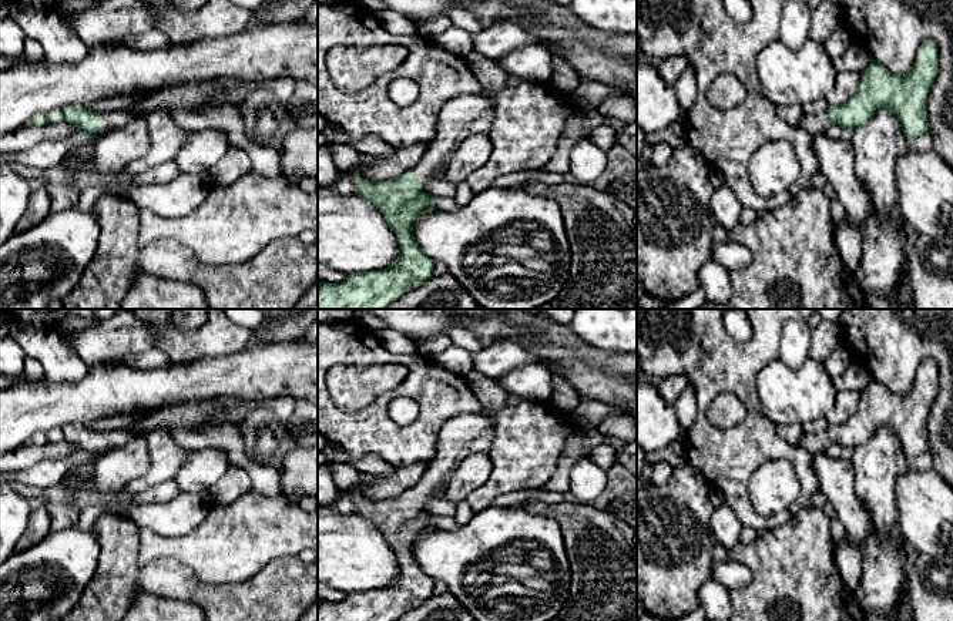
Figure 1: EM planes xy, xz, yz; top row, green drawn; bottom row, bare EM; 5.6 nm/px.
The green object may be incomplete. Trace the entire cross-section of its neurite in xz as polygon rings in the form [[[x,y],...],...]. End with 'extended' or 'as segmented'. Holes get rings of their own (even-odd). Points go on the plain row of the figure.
[[[472,370],[466,376],[480,402],[476,413],[460,413],[446,422],[437,436],[436,459],[419,483],[396,497],[369,500],[355,496],[356,514],[372,521],[399,561],[396,581],[380,590],[346,594],[340,602],[322,601],[318,621],[393,621],[433,594],[434,581],[413,555],[415,540],[437,528],[422,504],[444,497],[444,487],[470,454],[486,453],[493,442],[494,417],[507,407],[510,393],[496,380]]] | extended

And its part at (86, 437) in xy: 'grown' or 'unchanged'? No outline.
grown

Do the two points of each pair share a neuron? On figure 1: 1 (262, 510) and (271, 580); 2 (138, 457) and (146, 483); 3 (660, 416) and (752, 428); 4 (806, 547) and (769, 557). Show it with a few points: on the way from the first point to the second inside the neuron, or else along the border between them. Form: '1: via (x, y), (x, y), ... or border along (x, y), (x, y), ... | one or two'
1: border along (297, 554), (272, 559), (255, 574), (241, 581) | two
2: border along (148, 442), (148, 469), (124, 490) | two
3: border along (688, 432), (683, 442) | two
4: via (798, 556), (778, 557) | one

